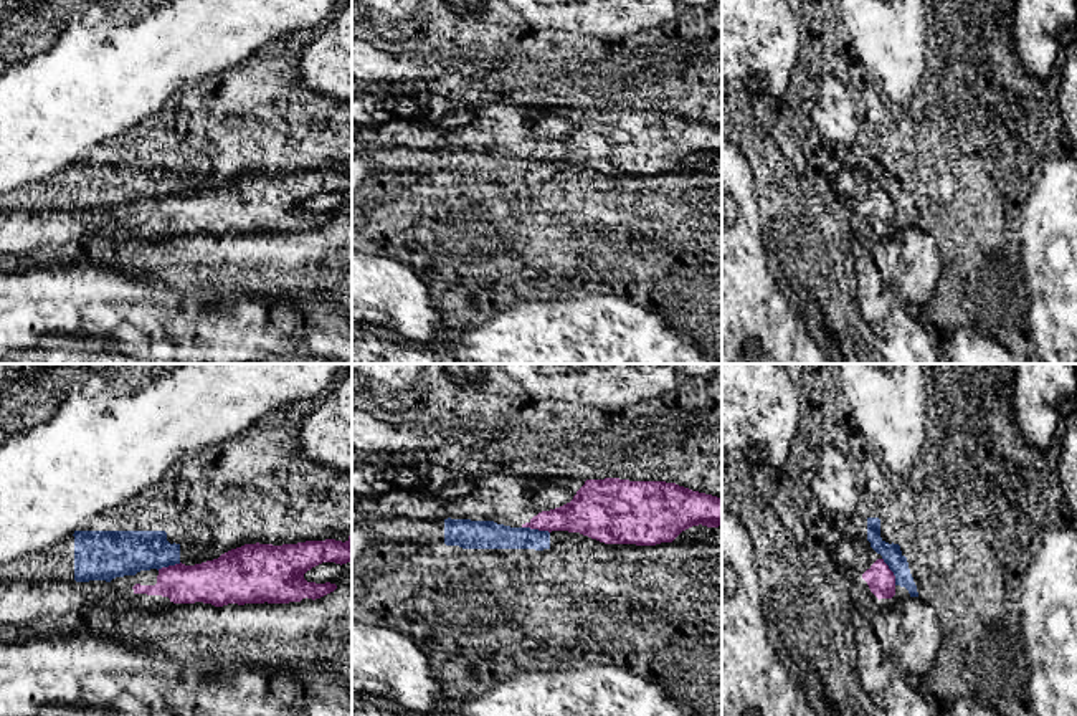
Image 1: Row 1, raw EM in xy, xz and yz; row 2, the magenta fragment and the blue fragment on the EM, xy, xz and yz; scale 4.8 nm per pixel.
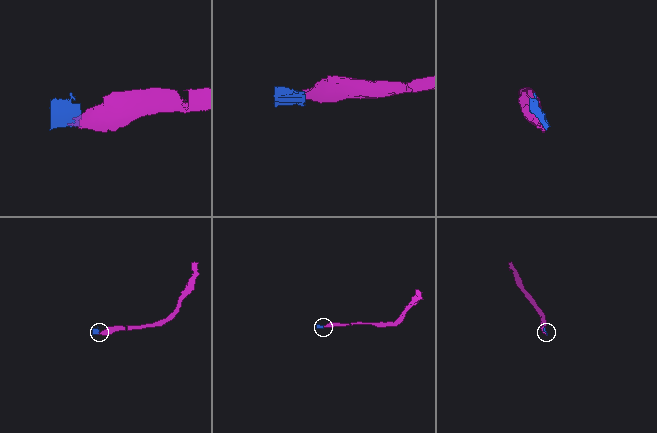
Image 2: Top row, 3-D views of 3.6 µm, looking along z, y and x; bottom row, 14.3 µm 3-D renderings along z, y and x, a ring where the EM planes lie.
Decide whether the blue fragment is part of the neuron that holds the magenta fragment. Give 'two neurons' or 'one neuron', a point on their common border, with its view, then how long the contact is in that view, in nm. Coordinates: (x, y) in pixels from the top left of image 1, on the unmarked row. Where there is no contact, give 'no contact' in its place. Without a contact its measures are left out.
two neurons; contact xz (536, 157); length 140 nm

